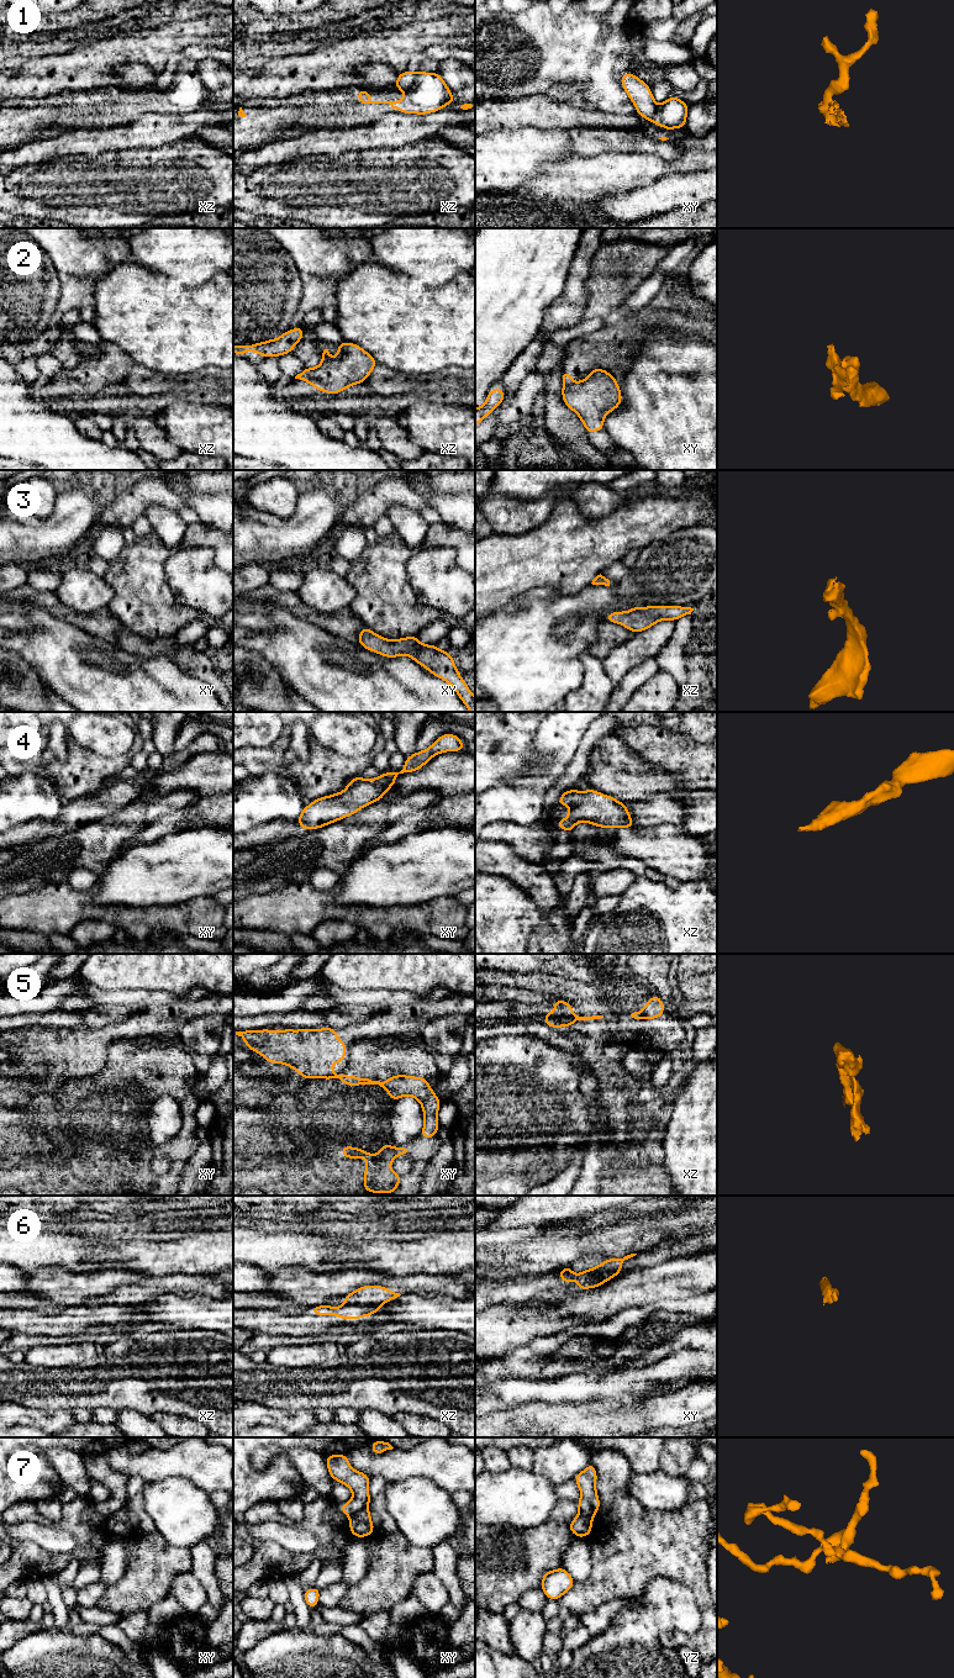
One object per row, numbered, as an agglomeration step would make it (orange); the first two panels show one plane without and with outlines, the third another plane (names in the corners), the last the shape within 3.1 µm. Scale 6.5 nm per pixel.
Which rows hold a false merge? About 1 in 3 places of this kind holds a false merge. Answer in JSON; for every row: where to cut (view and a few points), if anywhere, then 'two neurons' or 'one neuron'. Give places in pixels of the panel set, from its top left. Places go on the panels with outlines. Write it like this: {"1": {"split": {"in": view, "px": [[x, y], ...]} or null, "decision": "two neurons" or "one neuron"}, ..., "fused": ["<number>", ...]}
{"1": {"split": {"in": "xz", "px": [[415, 73], [412, 85], [405, 91]]}, "decision": "two neurons"}, "2": {"split": {"in": "xy", "px": [[572, 383], [564, 385]]}, "decision": "two neurons"}, "3": {"split": null, "decision": "one neuron"}, "4": {"split": null, "decision": "one neuron"}, "5": {"split": {"in": "xy", "px": [[338, 1075], [336, 1077]]}, "decision": "two neurons"}, "6": {"split": {"in": "xy", "px": [[618, 1271], [613, 1273], [584, 1275], [578, 1281]]}, "decision": "two neurons"}, "7": {"split": {"in": "xy", "px": [[367, 1507], [351, 1518]]}, "decision": "two neurons"}, "fused": ["1", "2", "5", "6", "7"]}

